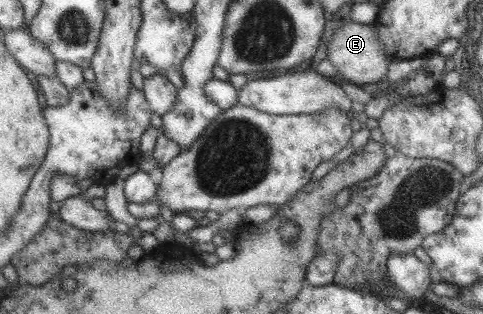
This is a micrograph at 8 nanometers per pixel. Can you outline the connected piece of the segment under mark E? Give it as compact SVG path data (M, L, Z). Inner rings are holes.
M344 18L338 24L331 41L328 42L326 57L336 67L337 73L343 77L344 81L363 85L387 79L387 71L392 60L384 45L379 41L378 28L376 23L355 23Z

